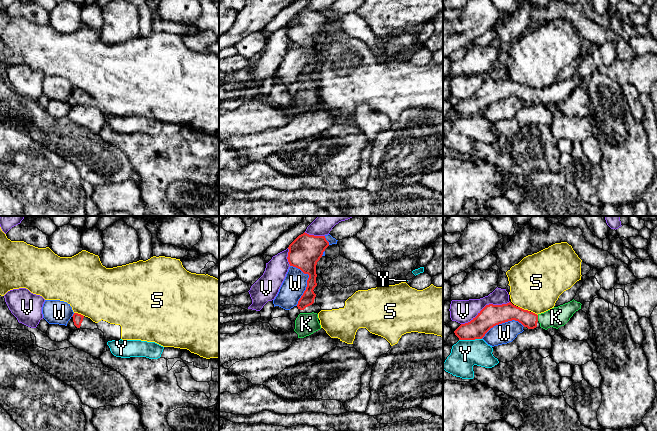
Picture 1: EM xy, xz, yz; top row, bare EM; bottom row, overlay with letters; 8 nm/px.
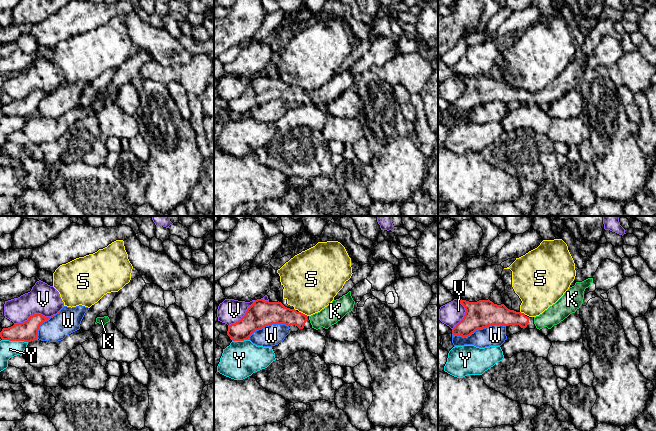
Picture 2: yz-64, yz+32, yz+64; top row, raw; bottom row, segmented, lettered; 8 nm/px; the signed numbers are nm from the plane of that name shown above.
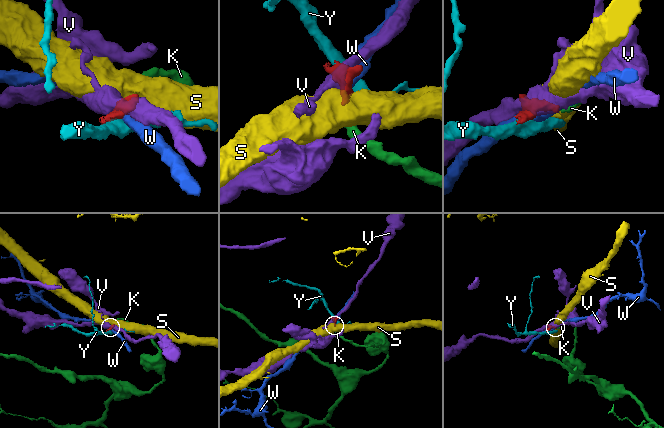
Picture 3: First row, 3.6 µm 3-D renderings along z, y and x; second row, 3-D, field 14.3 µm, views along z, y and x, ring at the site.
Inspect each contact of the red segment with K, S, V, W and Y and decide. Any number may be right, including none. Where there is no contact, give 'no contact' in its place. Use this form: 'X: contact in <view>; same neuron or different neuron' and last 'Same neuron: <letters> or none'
K: contact in yz; same neuron
S: contact in yz; different neuron
V: contact in yz; different neuron
W: contact in xz; different neuron
Y: contact in yz; different neuron
Same neuron: K

